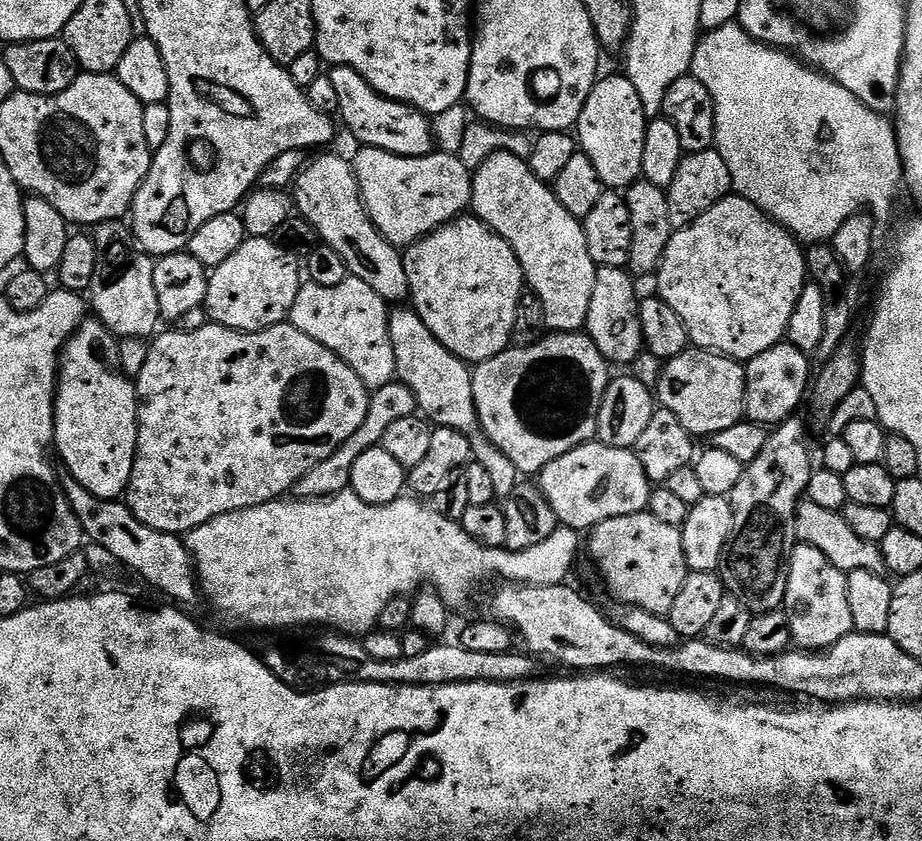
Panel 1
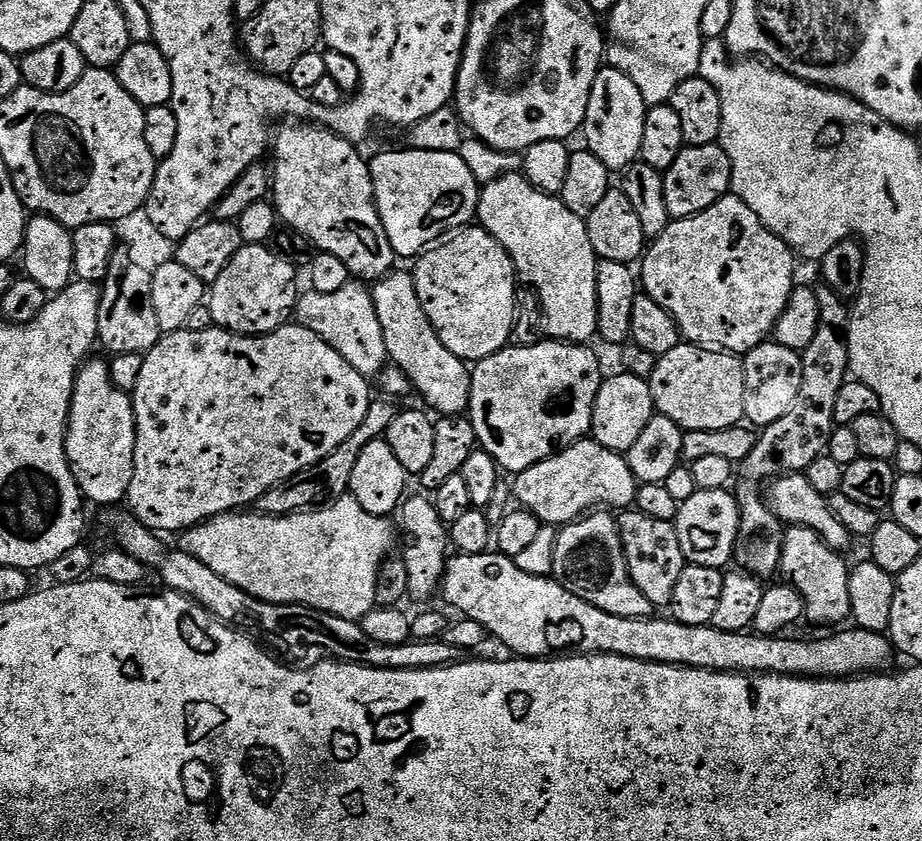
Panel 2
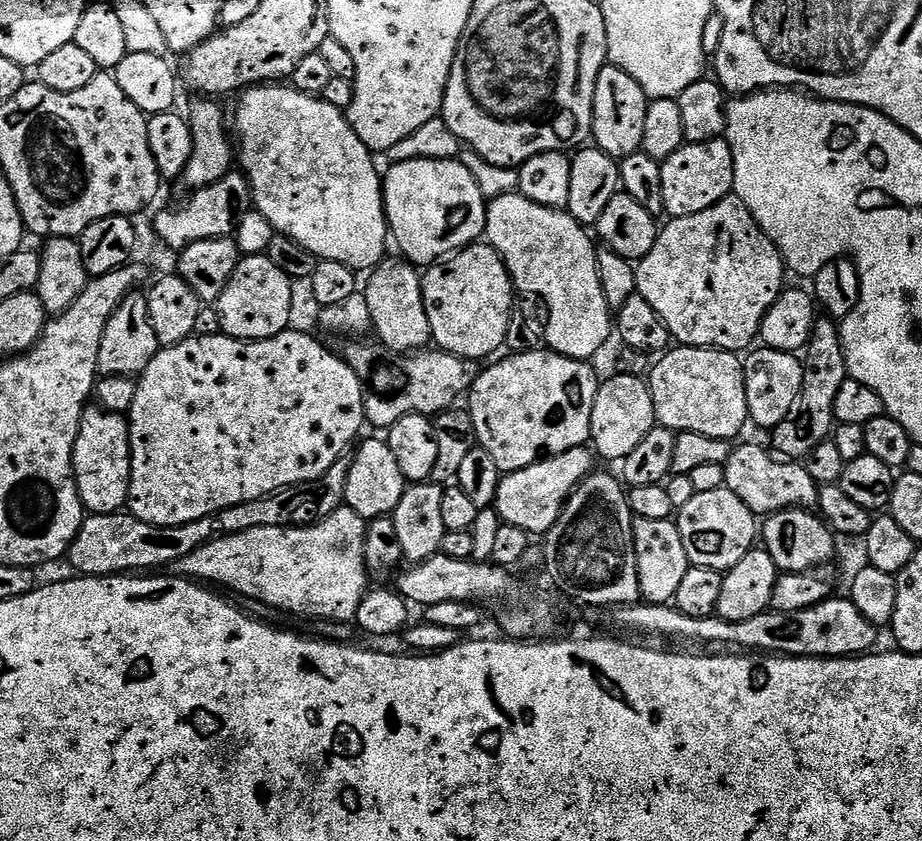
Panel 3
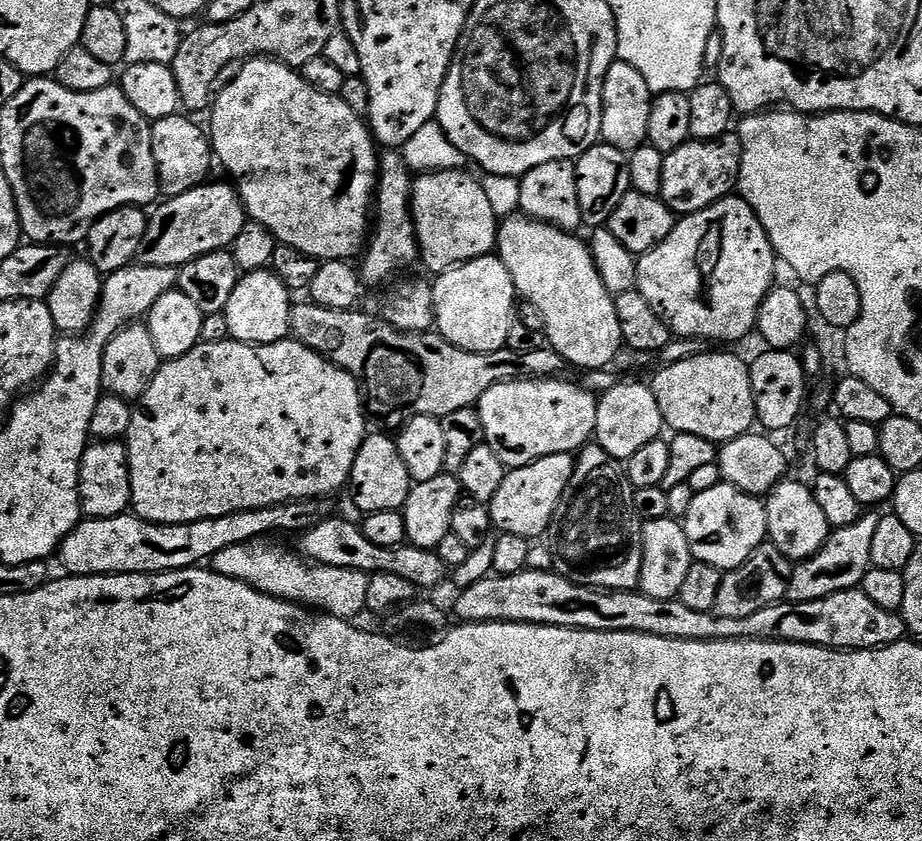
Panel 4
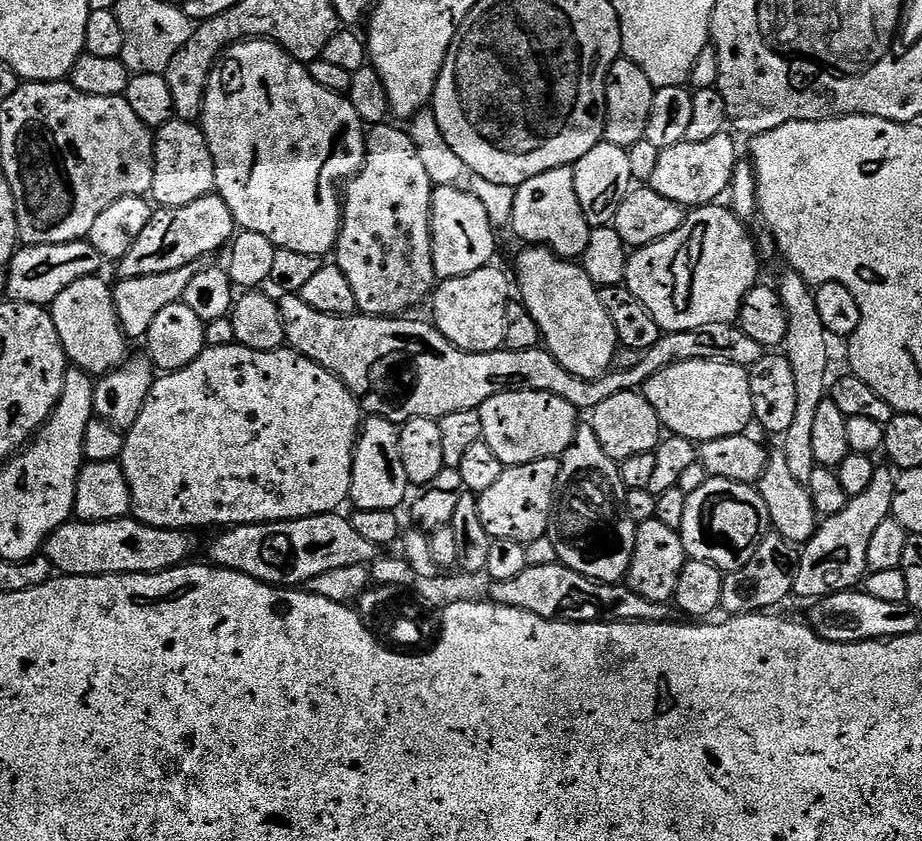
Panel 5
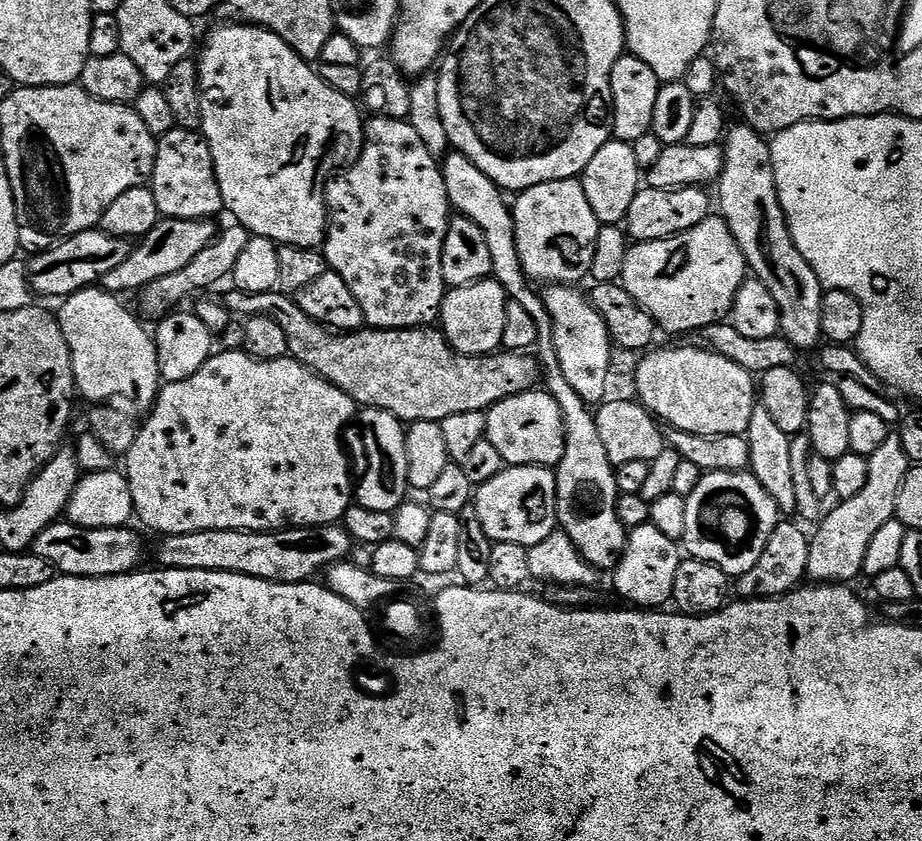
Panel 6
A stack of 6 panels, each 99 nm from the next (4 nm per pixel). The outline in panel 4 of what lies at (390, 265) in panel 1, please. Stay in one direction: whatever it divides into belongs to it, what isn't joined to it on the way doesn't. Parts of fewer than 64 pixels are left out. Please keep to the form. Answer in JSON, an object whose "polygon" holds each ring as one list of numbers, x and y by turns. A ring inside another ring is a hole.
{"polygon":[[253,58,243,61,235,69,235,72,236,77,224,89,221,87,215,93,210,105,210,117,212,116,210,139,212,151,219,167,221,164,232,175,230,177,231,183,240,193,245,213,255,223,266,226,266,230,270,230,279,243,294,246,294,250,302,250,307,256,313,256,315,260,321,262,325,260,351,261,352,256,359,257,363,253,370,235,370,209,374,204,374,193,378,179,378,145,372,139,372,133,368,131,367,123,361,116,354,114,354,110,350,110,350,106,346,106,346,102,342,102,340,95,331,96,314,90,314,86,310,86,310,82,301,78,297,69,289,68,280,60]]}

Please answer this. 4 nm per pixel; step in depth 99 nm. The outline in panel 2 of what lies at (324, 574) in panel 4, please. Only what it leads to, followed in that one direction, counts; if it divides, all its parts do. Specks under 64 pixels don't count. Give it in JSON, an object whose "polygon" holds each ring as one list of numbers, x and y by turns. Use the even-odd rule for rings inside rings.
{"polygon":[[349,494,338,498,333,504,326,504,324,507,315,510,295,512,289,516,266,516,257,514,252,510,245,511,243,514,239,511,224,512,220,516,214,516,212,519,204,521,202,524,197,524,195,528,187,529,179,537,179,540,181,540,178,548,179,551,196,556,198,562,206,562,206,566,210,566,210,570,214,570,214,574,222,574,222,578,226,578,226,582,246,590,246,594,254,594,254,598,275,604,301,604,307,608,322,610,326,614,334,614,338,618,359,622,363,616,370,614,372,608,377,607,376,587,378,586,380,569,383,568,384,561,389,559,391,552,388,551,391,550,392,543,396,540,396,532,392,529,392,522,387,516,375,516,366,510,362,510,362,506,358,506,355,498]]}

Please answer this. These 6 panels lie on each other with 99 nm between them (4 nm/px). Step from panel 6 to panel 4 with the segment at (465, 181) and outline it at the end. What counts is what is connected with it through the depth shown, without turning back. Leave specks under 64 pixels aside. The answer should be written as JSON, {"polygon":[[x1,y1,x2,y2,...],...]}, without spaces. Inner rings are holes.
{"polygon":[[592,442,575,457,574,474,548,524,546,545,552,555,551,571,578,586,599,588,602,592,631,592,639,589,642,574,641,521,632,513,629,493,624,493,626,480,622,468]]}

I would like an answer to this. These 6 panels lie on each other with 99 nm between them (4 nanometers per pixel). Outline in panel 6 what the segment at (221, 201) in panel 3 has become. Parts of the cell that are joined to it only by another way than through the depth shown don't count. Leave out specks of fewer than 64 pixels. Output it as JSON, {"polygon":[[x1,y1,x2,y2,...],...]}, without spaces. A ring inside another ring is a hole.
{"polygon":[[161,219,160,223,150,230,133,247,130,258,118,266,118,270,110,270,102,281,102,287,108,292,125,294,124,292,139,293,152,280,162,278,166,274,174,274,182,270,182,266,190,266,190,261,202,250,206,250,216,239,218,228,215,228,212,220,170,220]]}

